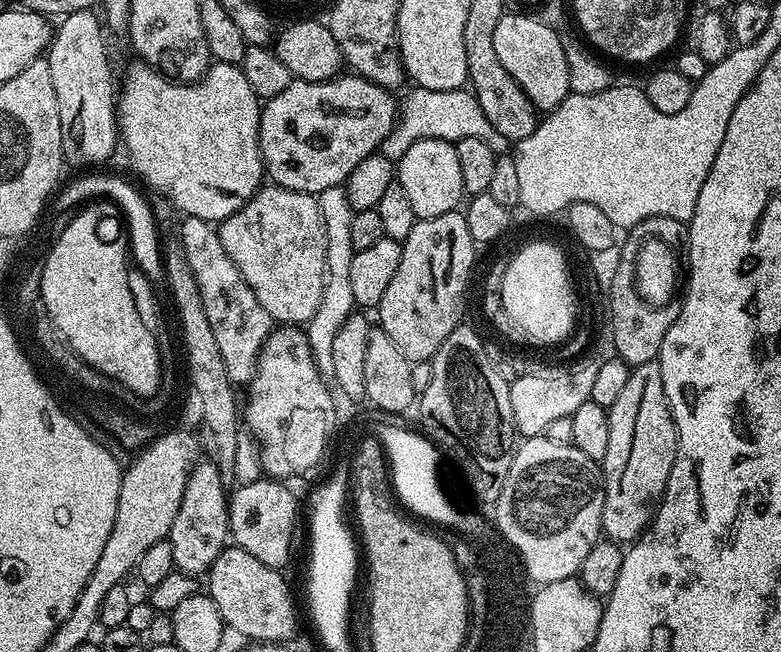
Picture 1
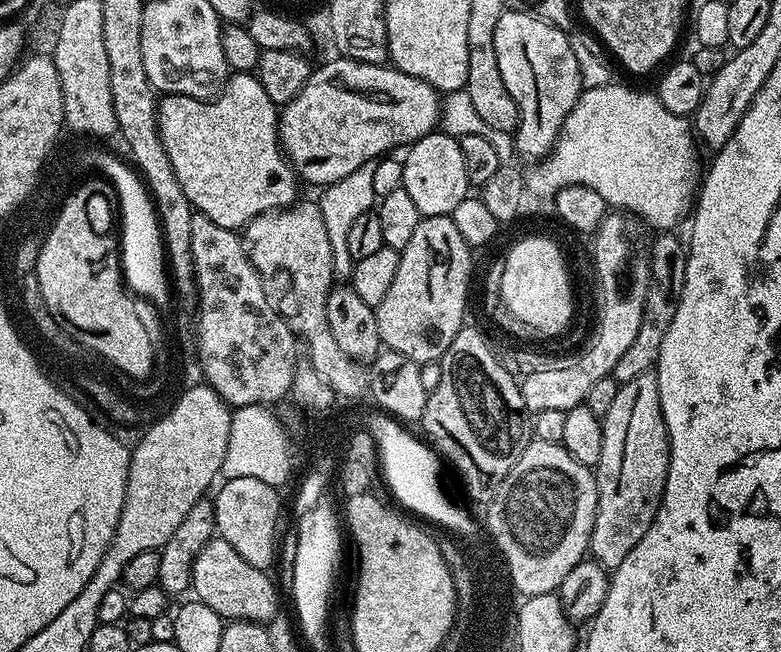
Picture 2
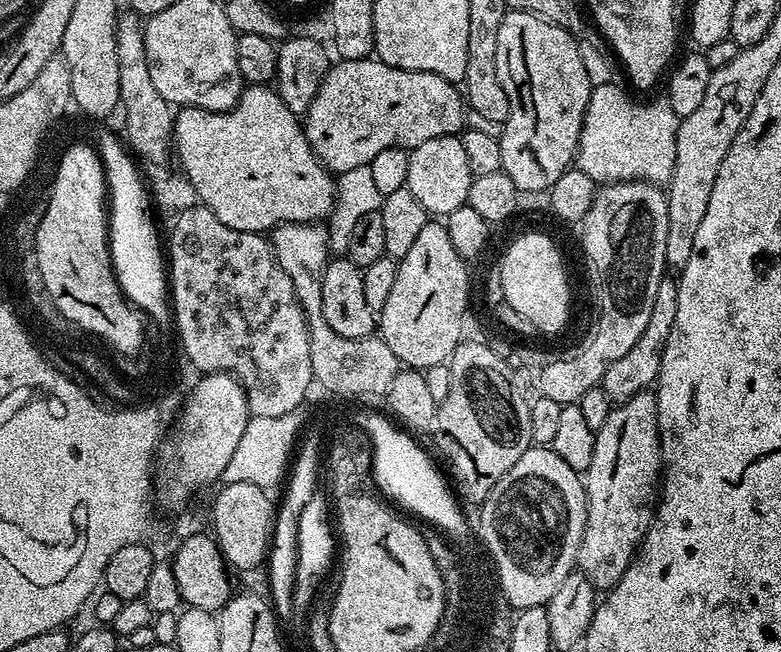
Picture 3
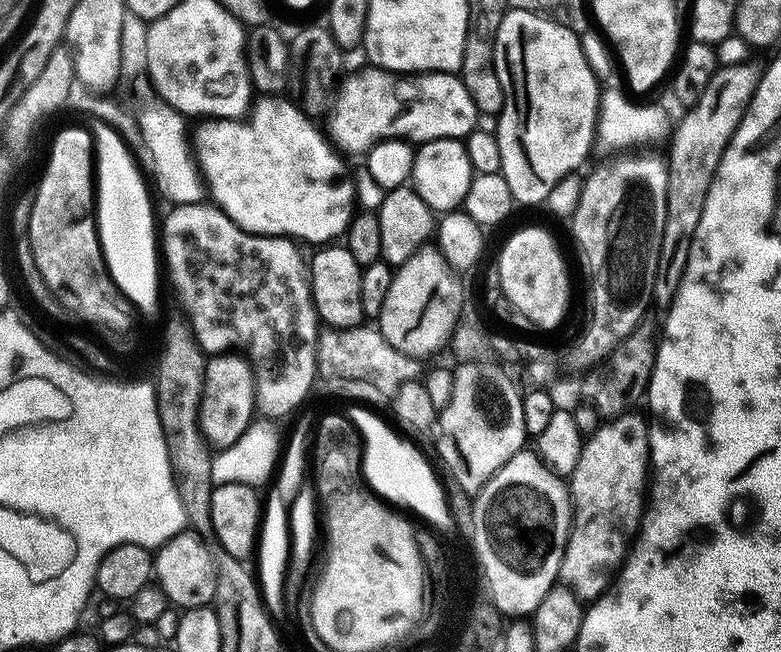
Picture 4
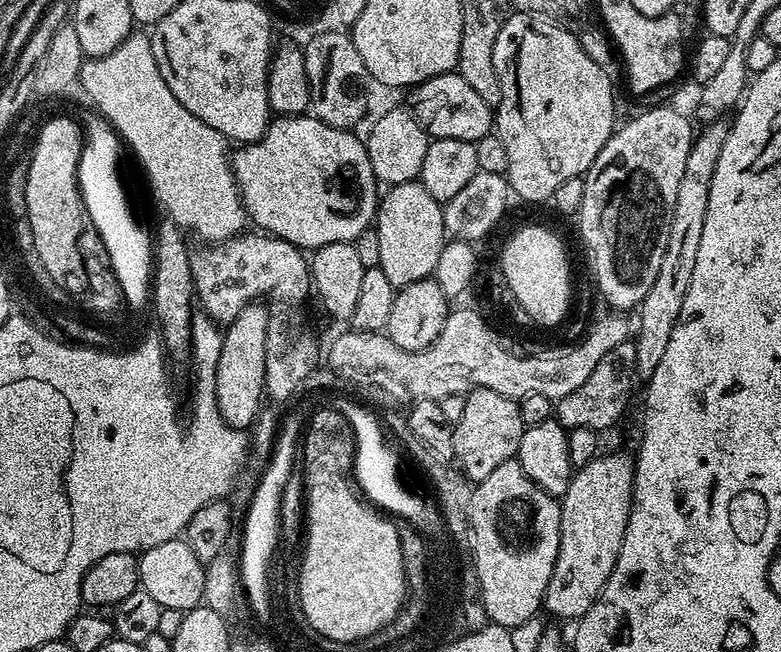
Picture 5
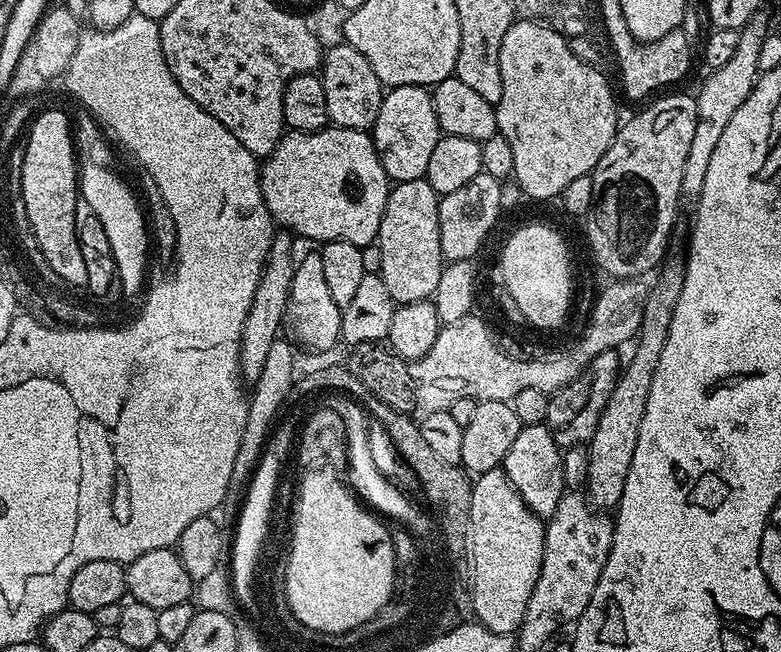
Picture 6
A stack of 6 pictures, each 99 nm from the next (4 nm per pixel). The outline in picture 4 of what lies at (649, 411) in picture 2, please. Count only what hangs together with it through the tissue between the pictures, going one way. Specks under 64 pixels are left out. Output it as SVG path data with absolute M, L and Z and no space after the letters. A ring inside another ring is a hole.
M629 410L623 416L601 423L600 429L583 441L580 457L566 484L572 503L572 529L568 532L568 544L562 554L558 580L581 602L597 600L603 592L608 591L618 569L624 563L630 541L646 507L646 475L650 470L648 420L635 416L636 414Z

